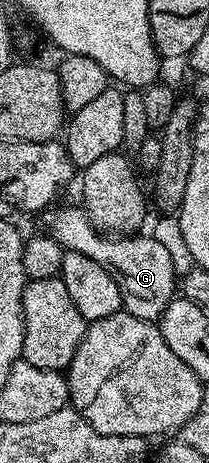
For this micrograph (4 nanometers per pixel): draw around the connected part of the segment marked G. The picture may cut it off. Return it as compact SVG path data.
M50 207L40 217L41 224L45 227L42 228L44 235L55 238L55 242L59 242L66 250L87 254L87 258L99 262L103 270L111 273L119 286L124 311L135 318L143 318L150 322L160 321L163 310L167 310L179 288L179 268L177 272L168 246L153 236L145 236L146 234L132 236L102 234L89 221L84 207L57 207Z

